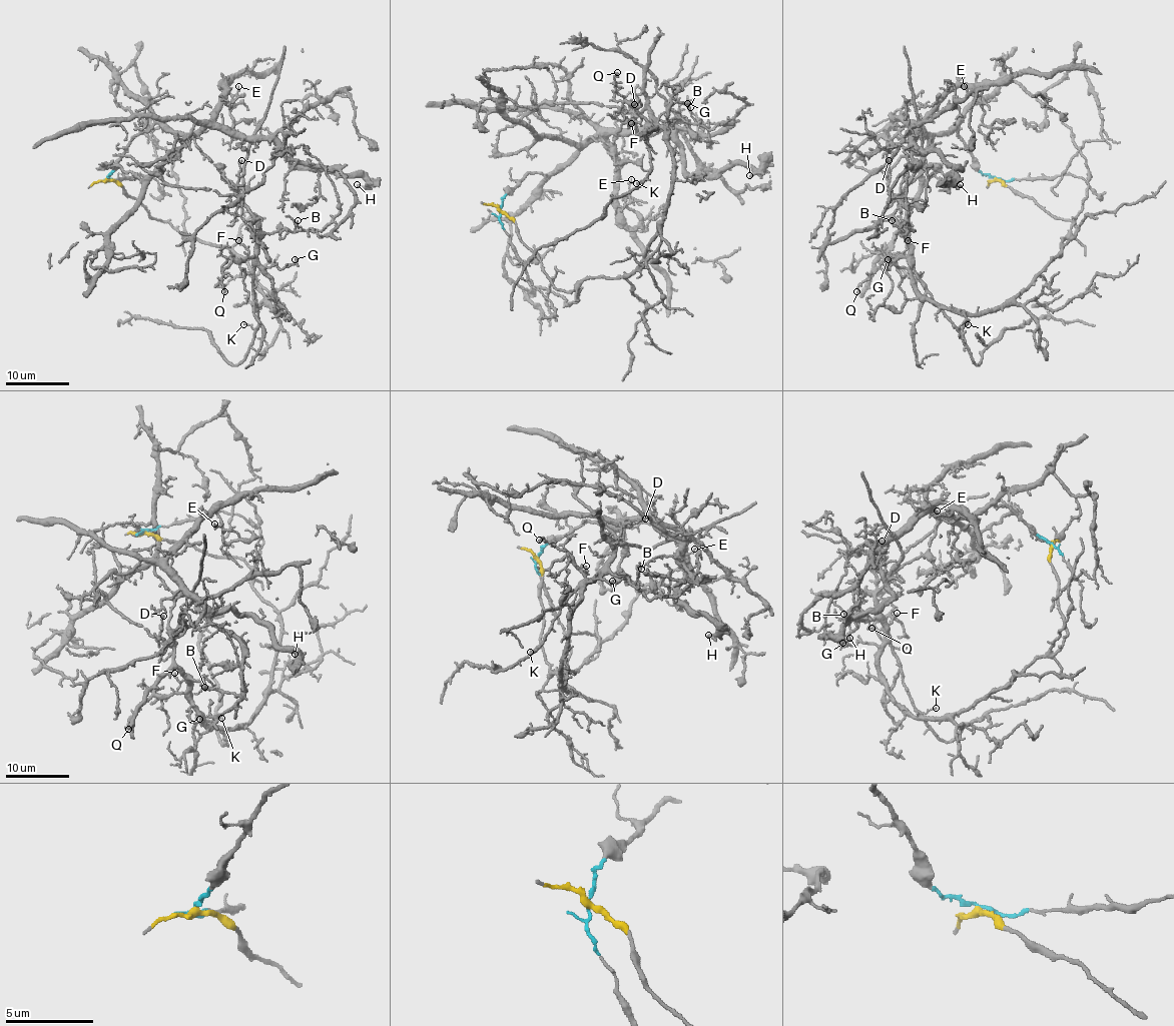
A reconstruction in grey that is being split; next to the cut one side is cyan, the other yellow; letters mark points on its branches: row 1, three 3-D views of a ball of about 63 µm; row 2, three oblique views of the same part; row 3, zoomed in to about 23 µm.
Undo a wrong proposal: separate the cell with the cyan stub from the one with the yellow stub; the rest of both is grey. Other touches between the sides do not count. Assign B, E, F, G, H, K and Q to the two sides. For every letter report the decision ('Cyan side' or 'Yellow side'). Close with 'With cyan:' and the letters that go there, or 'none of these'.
B: Yellow side
E: Cyan side
F: Yellow side
G: Yellow side
H: Cyan side
K: Yellow side
Q: Yellow side
With cyan: E, H

